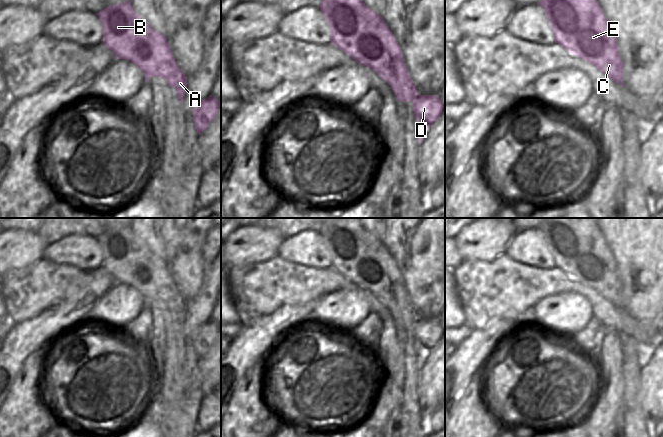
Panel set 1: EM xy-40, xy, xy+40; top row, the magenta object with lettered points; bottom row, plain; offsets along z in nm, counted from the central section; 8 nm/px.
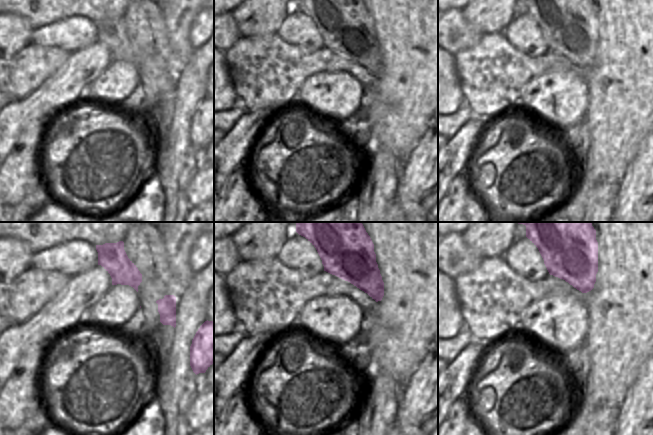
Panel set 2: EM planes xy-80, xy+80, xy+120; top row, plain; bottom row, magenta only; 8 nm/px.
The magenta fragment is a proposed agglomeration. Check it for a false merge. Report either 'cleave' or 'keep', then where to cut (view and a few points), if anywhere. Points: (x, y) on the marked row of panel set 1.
cleave; cut in xy along (418, 94), (413, 101)

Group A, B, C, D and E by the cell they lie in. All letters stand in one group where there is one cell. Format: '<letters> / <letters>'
A B C E / D

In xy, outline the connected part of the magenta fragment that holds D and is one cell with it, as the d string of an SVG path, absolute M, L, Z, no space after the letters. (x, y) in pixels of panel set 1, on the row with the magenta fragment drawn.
M418 95L413 101L417 132L421 144L429 128L439 119L445 107L437 95Z

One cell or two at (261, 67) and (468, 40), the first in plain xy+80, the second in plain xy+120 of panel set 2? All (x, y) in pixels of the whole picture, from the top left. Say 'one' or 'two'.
two

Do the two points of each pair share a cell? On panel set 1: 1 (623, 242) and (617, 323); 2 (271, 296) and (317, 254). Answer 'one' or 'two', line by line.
1: two
2: two

